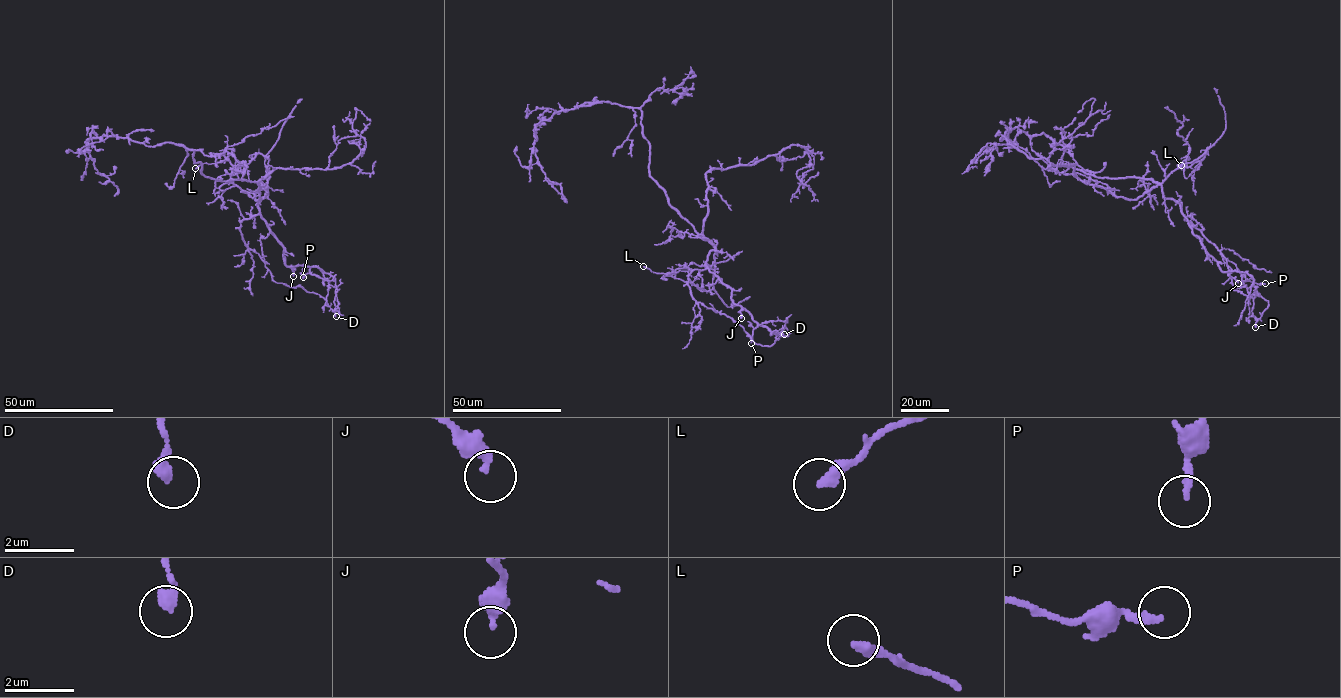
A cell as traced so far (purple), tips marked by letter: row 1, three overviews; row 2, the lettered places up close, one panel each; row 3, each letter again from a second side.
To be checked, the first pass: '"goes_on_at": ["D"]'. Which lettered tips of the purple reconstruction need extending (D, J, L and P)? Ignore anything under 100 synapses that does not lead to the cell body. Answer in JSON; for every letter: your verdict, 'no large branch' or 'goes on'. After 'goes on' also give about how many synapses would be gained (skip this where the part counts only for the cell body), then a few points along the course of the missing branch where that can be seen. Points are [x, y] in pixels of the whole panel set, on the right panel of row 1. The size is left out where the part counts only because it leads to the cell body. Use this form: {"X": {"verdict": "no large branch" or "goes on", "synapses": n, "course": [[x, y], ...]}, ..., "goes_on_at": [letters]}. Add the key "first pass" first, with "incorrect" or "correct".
{"first pass": "incorrect", "D": {"verdict": "no large branch"}, "J": {"verdict": "no large branch"}, "L": {"verdict": "no large branch"}, "P": {"verdict": "no large branch"}, "goes_on_at": []}

